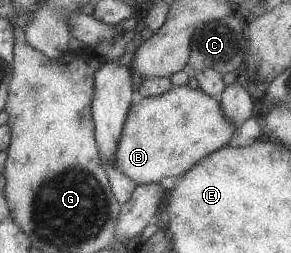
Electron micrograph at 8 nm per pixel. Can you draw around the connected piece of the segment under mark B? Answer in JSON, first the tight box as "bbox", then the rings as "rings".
{"bbox":[114,86,237,185],"rings":[[[172,86],[166,93],[142,98],[130,105],[114,153],[114,169],[136,185],[157,183],[162,177],[182,175],[196,161],[224,147],[237,127],[225,115],[217,99],[199,88]]]}

